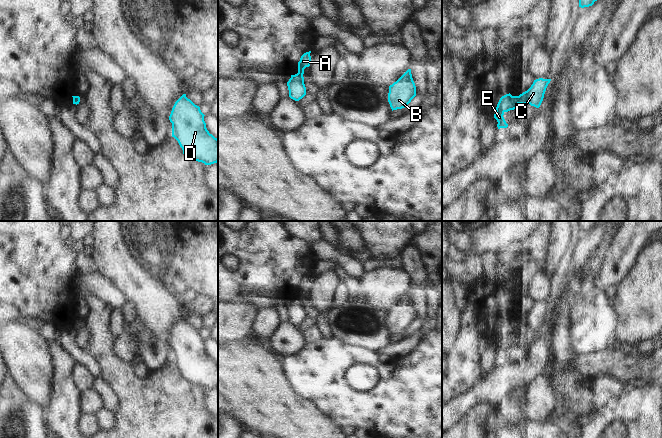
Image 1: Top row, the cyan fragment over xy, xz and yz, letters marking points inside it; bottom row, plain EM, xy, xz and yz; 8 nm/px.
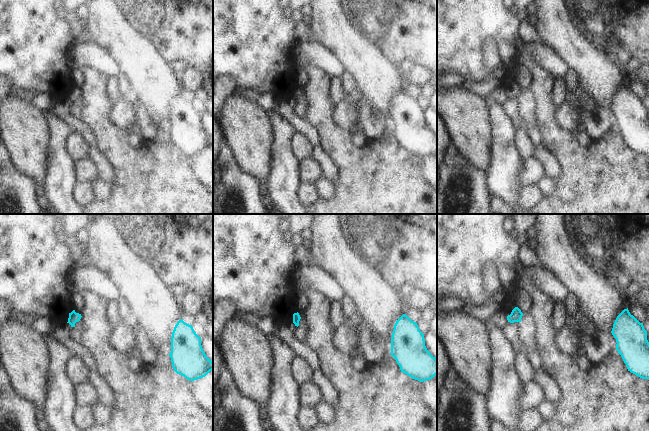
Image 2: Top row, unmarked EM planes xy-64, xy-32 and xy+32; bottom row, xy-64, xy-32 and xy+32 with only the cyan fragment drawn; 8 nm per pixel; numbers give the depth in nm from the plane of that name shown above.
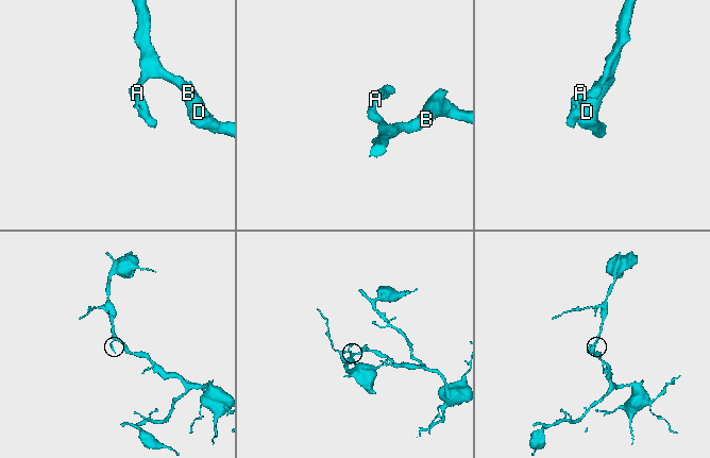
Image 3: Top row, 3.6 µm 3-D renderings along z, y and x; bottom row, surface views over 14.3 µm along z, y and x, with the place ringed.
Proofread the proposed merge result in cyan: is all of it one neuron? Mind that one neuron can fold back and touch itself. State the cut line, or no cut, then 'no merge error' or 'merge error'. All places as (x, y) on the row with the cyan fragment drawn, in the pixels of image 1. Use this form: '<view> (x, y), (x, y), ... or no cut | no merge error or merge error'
yz (518, 96), (520, 103) | merge error

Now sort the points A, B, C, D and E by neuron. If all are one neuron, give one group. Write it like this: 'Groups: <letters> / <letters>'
Groups: A E / B C D.

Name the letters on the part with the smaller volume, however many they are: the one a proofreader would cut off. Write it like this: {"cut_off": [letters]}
{"cut_off": ["A", "E"]}

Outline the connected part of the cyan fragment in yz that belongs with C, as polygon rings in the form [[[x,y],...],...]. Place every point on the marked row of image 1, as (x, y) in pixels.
[[[539,78],[534,80],[531,87],[519,95],[520,104],[530,104],[536,108],[539,108],[546,91],[548,84],[550,83],[551,79],[543,79]]]

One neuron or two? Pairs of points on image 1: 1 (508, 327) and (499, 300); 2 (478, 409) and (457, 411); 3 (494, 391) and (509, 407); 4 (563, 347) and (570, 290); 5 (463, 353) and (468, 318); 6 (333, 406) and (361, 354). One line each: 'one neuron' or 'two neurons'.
1: two neurons
2: two neurons
3: two neurons
4: one neuron
5: one neuron
6: one neuron

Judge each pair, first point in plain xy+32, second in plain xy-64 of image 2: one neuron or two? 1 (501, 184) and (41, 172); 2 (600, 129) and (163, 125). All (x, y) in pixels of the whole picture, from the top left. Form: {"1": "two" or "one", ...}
{"1": "two", "2": "two"}

